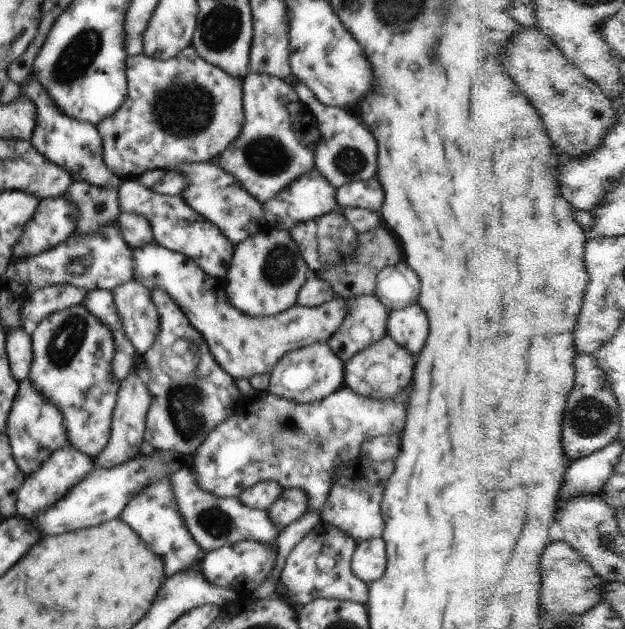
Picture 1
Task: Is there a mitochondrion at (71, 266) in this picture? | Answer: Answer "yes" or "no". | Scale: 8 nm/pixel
yes

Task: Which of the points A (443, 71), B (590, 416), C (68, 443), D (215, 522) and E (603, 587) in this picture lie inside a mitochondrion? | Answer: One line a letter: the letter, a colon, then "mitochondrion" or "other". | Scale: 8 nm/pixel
A: mitochondrion
B: mitochondrion
C: other
D: mitochondrion
E: other

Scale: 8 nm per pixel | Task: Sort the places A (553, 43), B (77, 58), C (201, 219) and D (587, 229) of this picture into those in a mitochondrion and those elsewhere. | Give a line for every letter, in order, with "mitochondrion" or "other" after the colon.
A: other
B: mitochondrion
C: other
D: other

